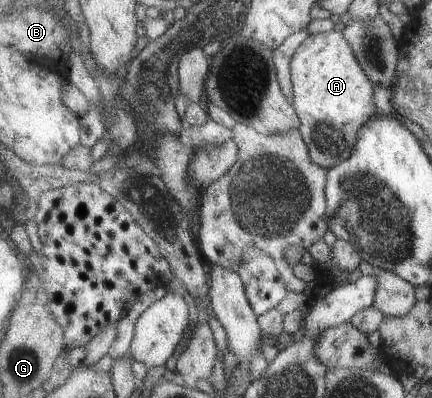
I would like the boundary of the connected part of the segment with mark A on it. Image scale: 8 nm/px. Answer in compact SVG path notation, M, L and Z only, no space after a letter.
M330 30L318 34L304 35L304 45L296 51L292 61L293 82L295 85L296 109L302 118L302 133L311 149L312 159L330 170L348 161L358 145L360 131L364 125L380 112L376 105L375 85L368 72L360 65L352 42L348 41L342 30Z

